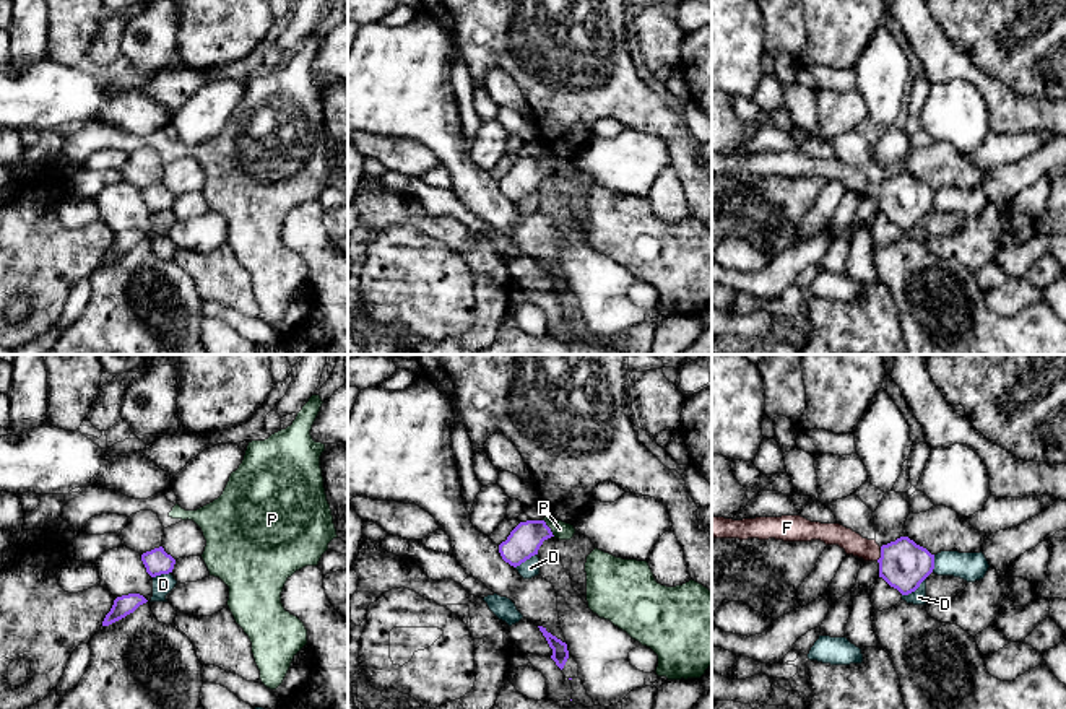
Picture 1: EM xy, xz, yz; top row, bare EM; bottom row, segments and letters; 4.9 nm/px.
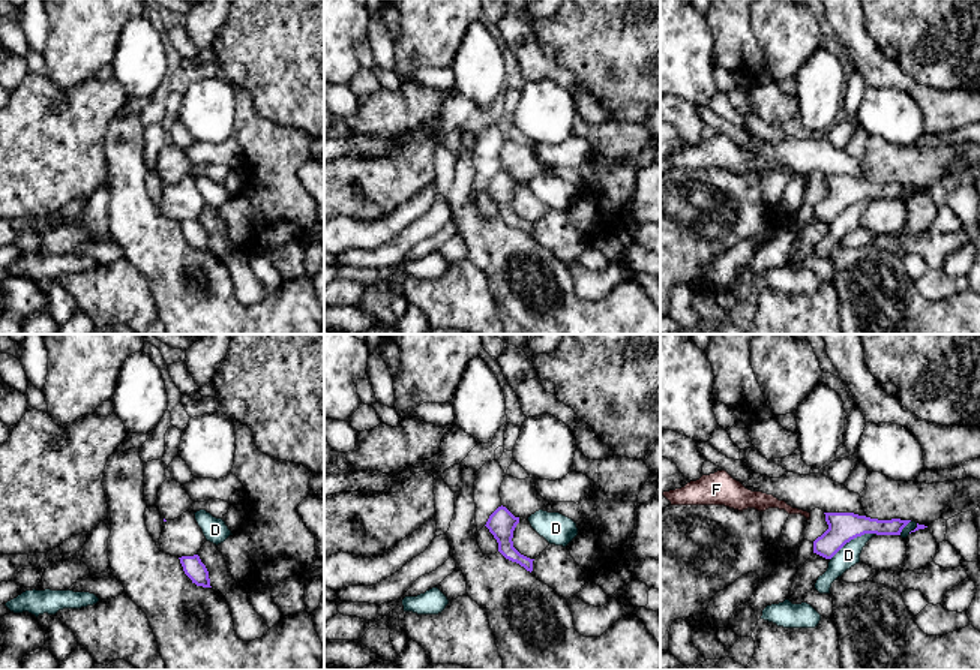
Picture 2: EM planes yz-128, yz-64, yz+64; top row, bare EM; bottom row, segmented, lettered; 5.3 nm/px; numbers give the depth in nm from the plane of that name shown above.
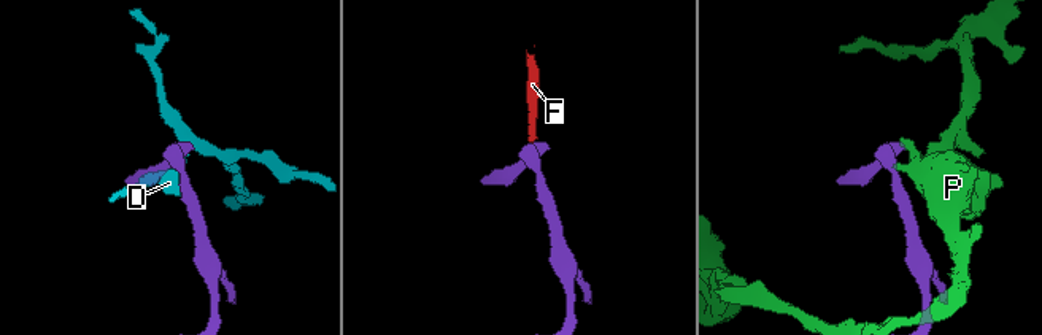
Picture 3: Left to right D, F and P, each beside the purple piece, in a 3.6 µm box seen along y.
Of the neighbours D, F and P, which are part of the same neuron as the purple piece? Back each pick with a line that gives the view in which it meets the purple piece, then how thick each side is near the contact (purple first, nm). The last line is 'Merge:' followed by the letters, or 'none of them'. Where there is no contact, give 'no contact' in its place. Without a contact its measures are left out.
F: yz | 240/110 nm
Merge: F

